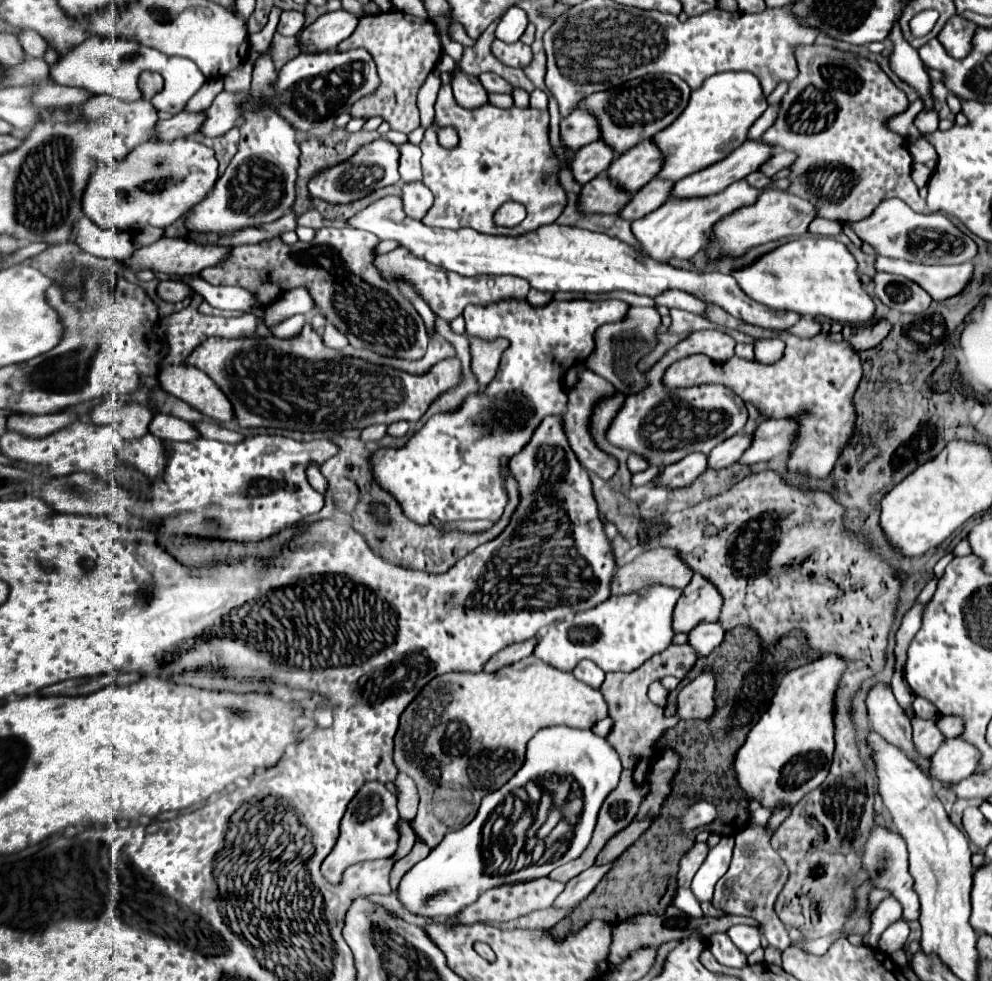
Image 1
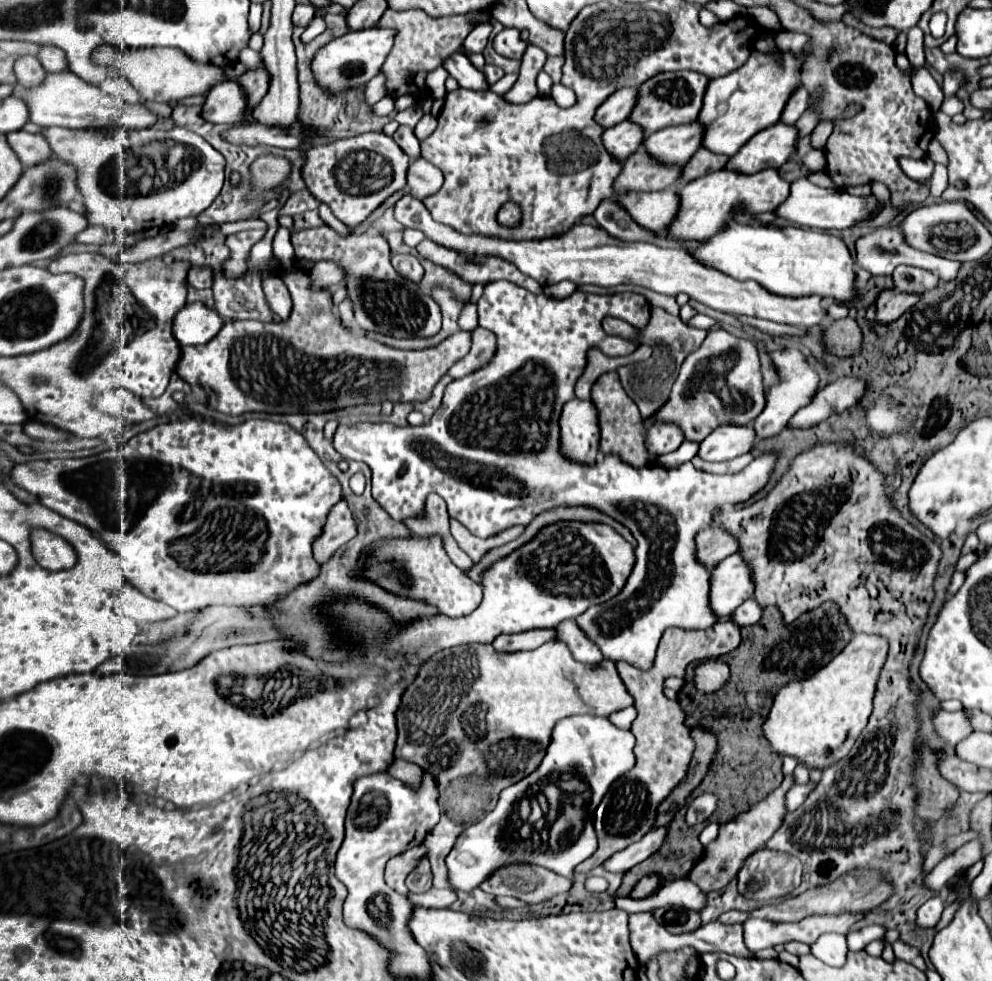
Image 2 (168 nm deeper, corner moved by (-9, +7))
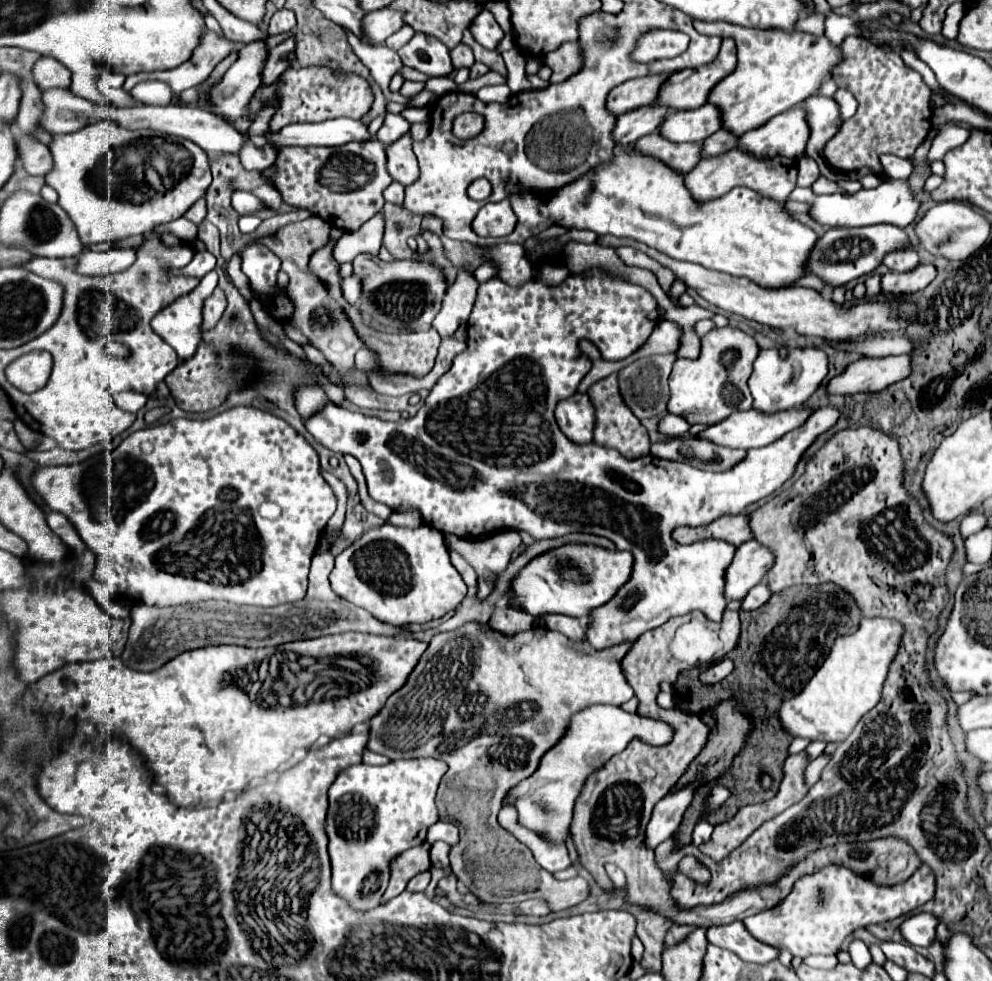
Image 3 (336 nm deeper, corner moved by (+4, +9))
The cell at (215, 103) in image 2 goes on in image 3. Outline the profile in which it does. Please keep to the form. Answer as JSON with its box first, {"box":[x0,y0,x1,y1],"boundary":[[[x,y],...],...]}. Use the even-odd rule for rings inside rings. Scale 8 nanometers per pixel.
{"box":[210,41,268,133],"boundary":[[[266,41],[250,43],[244,49],[240,49],[236,63],[224,73],[220,83],[216,83],[214,91],[210,93],[212,103],[214,103],[214,113],[226,115],[228,119],[232,119],[234,127],[241,133],[246,133],[250,127],[246,111],[248,111],[248,103],[254,97],[256,89],[262,85],[262,67],[266,67],[266,51],[268,51]]]}

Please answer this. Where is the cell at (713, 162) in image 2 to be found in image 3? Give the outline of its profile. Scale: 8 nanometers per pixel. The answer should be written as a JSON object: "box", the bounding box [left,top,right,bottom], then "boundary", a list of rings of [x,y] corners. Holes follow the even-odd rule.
{"box":[702,129,738,157],"boundary":[[[720,129],[720,131],[716,131],[714,135],[710,135],[710,137],[704,141],[702,157],[722,155],[722,153],[734,149],[736,145],[738,145],[738,137],[736,137],[736,135],[730,135],[730,131],[726,131],[726,129]]]}

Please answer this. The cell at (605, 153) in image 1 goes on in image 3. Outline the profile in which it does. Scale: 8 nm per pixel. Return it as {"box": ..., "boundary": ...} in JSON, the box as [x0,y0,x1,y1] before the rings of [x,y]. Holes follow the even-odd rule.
{"box":[614,103,668,145],"boundary":[[[658,103],[638,107],[630,113],[622,113],[614,129],[614,139],[622,145],[636,143],[640,137],[658,131],[666,113],[668,113],[668,107],[658,107]]]}

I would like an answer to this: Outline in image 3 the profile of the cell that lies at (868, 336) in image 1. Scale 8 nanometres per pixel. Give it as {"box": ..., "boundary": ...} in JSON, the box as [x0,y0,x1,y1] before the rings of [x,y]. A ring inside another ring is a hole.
{"box":[882,263,936,293],"boundary":[[[932,263],[918,265],[914,271],[906,273],[886,273],[882,275],[882,291],[884,293],[916,293],[926,289],[936,275],[936,267]]]}

